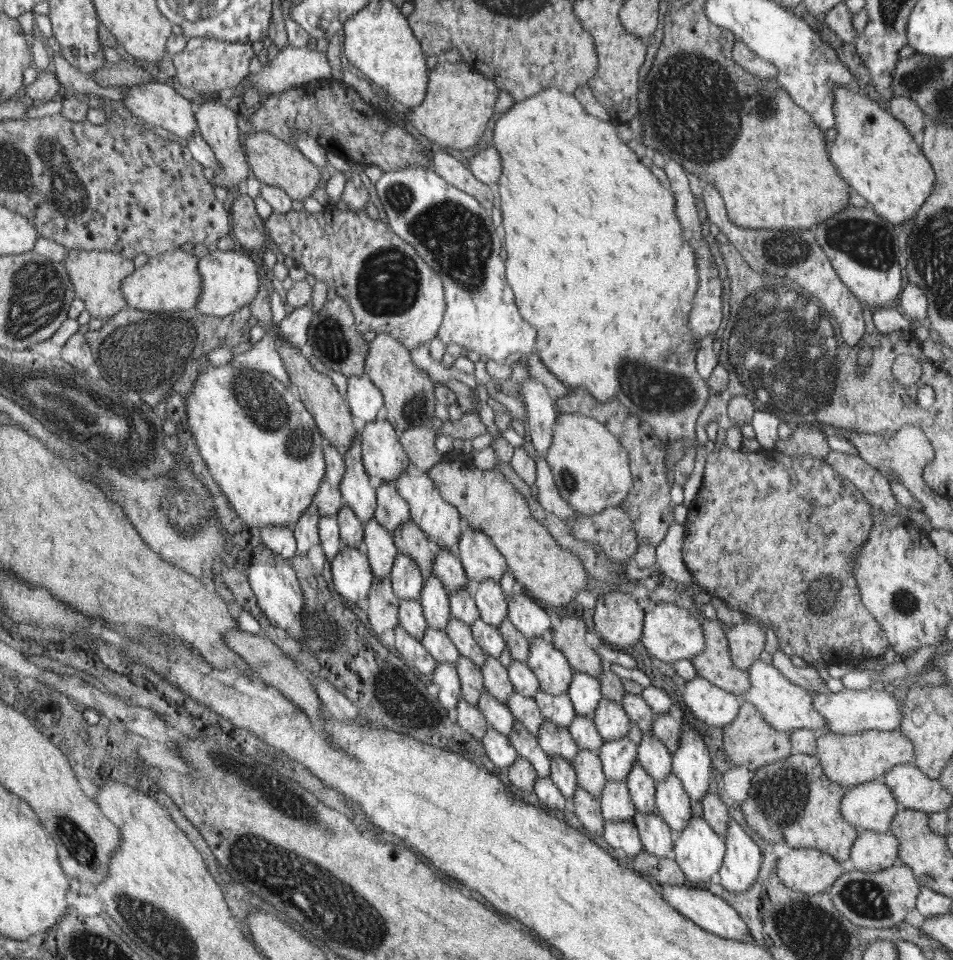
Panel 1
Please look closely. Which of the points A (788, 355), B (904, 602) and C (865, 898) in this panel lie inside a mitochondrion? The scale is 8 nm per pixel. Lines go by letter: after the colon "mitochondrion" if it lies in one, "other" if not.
A: mitochondrion
B: mitochondrion
C: mitochondrion

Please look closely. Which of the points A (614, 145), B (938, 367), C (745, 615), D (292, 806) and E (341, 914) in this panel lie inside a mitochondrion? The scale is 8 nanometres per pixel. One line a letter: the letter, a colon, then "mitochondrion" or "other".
A: other
B: other
C: other
D: mitochondrion
E: mitochondrion

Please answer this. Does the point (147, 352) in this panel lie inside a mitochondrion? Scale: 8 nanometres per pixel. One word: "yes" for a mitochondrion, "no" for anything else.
yes

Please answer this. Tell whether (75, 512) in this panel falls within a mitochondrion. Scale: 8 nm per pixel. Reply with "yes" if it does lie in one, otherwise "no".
no

